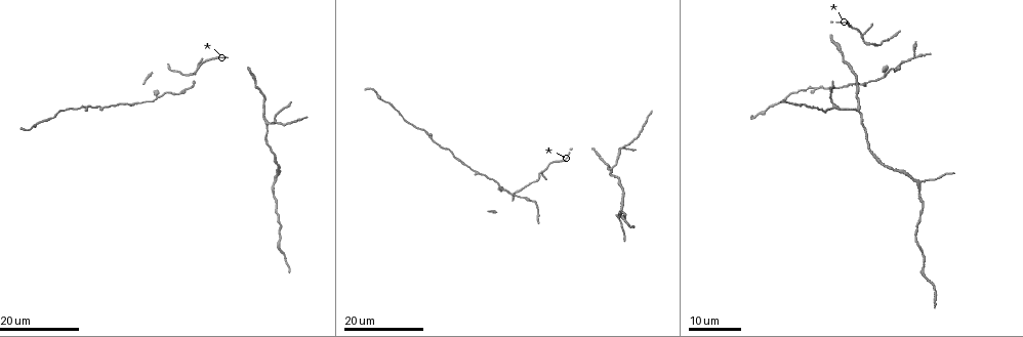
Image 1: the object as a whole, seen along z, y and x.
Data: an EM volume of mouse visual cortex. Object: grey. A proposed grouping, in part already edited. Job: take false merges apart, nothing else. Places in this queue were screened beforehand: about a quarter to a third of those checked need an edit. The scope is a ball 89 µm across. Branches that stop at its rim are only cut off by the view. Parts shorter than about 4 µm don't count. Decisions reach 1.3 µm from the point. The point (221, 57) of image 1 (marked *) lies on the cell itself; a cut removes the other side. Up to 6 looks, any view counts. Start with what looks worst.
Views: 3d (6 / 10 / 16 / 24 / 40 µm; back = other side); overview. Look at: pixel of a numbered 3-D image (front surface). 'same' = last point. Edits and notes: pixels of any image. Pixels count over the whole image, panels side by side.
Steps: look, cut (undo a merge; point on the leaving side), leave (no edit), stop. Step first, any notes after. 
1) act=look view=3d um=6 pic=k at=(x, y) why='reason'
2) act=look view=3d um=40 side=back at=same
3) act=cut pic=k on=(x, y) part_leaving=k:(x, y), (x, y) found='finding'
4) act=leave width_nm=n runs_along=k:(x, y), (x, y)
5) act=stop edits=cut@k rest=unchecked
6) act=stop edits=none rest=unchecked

act=look view=3d um=16 pic=1 at=(921, 184)

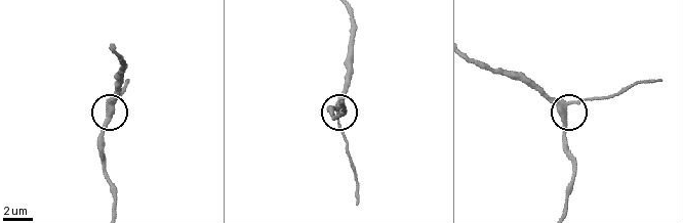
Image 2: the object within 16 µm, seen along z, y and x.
act=look view=3d um=10 pic=2 at=(109, 108)

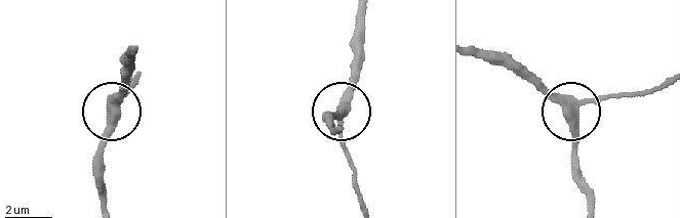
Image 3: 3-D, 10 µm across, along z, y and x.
act=leave side_arm_um=8 runs_along=3:(474, 50), (515, 59), (573, 106), (625, 97) found='all the same cell'

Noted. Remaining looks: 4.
act=look view=3d um=16 pic=1 at=(613, 168) why='three arms meet'

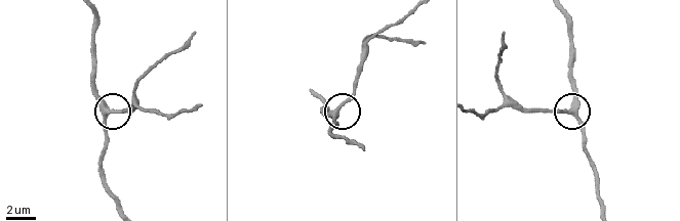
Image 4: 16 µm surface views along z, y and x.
act=look view=3d um=10 pic=4 at=(109, 112)

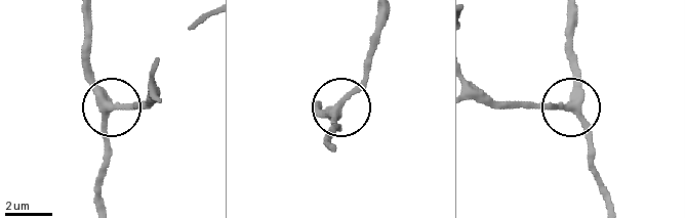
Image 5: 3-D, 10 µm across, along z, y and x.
act=leave found='all the same cell'

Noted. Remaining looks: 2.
act=look view=3d um=16 pic=1 at=(276, 119)

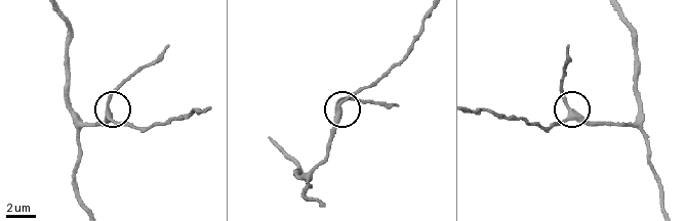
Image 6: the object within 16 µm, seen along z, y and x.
act=look view=3d um=10 pic=6 at=(570, 116)

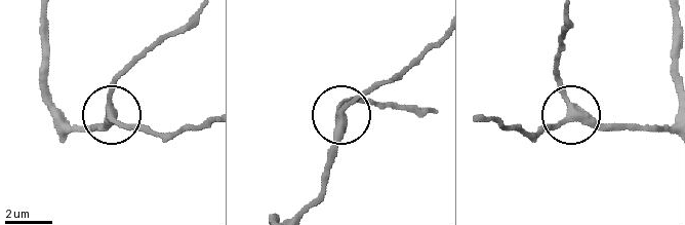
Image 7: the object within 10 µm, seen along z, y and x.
act=leave side_arm_um=7 arms=3 found='all the same cell'

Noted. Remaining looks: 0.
act=stop edits=none rest=unchecked

